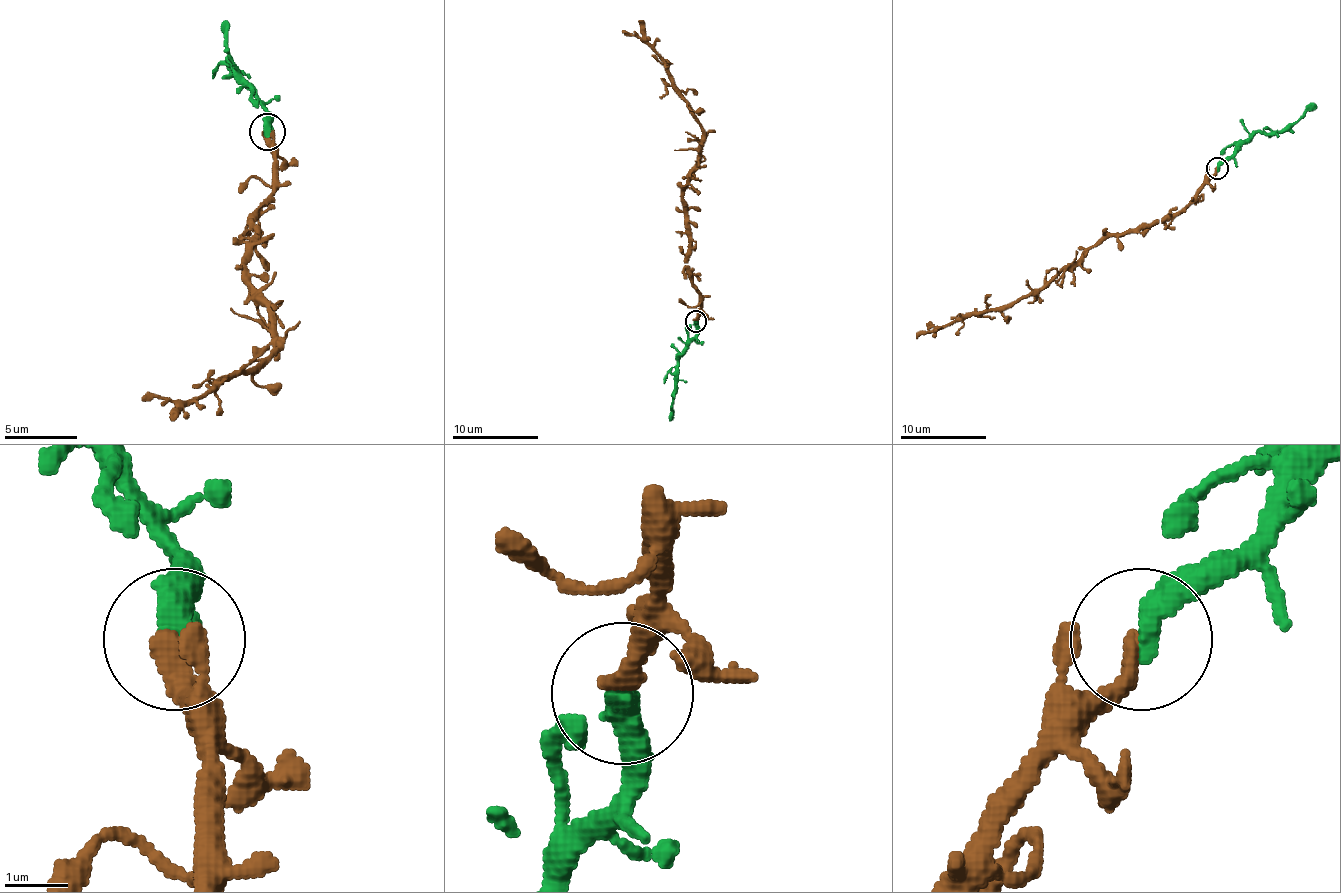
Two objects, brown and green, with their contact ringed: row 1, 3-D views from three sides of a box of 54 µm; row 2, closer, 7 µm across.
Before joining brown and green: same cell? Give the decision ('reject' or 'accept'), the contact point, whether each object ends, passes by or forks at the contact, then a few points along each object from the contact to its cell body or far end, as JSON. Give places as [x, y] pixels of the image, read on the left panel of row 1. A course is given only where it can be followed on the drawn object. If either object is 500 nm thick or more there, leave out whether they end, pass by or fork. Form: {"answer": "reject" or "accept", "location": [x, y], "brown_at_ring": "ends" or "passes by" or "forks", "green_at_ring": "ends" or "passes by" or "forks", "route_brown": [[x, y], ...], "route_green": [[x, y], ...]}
{"answer": "accept", "location": [267, 131], "brown_at_ring": "ends", "green_at_ring": "ends", "route_brown": [[268, 132], [271, 191], [253, 212], [246, 278], [279, 347], [195, 398], [141, 398]], "route_green": [[268, 132], [268, 107], [231, 67], [221, 27]]}

